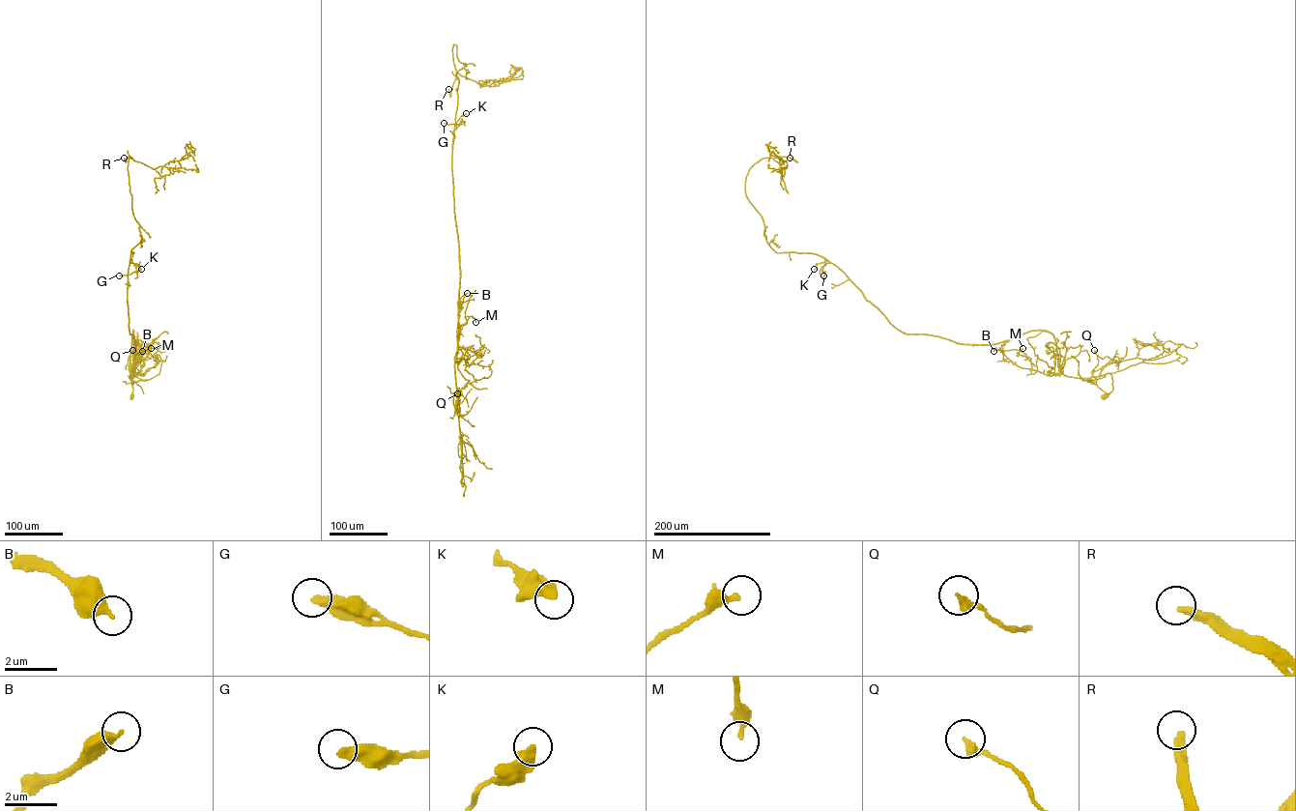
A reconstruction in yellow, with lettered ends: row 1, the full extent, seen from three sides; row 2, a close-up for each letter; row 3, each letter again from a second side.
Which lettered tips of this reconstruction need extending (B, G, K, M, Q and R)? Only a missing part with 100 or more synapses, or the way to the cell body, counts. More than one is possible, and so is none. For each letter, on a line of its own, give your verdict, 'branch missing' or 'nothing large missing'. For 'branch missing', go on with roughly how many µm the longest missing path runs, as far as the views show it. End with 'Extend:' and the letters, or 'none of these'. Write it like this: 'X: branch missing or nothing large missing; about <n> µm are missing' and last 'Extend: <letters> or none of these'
B: nothing large missing
G: nothing large missing
K: nothing large missing
M: nothing large missing
Q: nothing large missing
R: branch missing; about 200 µm are missing
Extend: R

